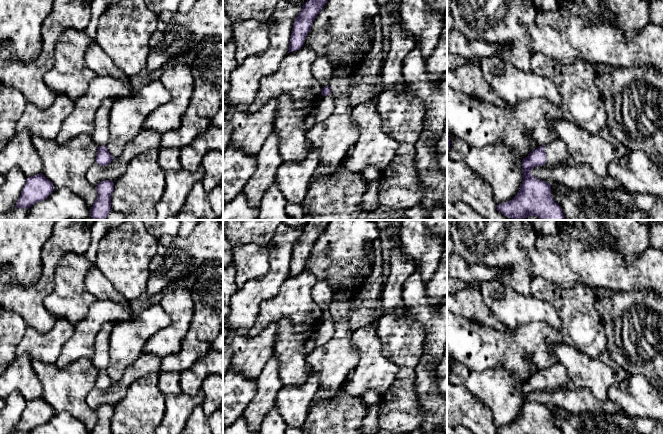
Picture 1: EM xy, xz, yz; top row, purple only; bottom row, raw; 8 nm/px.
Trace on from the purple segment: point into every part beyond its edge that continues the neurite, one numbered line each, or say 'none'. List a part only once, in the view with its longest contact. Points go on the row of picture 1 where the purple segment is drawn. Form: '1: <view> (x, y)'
1: yz (557, 154)

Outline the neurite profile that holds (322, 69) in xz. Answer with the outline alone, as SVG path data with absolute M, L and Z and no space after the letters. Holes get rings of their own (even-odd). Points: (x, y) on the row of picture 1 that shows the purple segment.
M317 56L311 66L311 71L320 86L324 88L329 84L329 81L332 78L334 67L332 66L329 57Z

